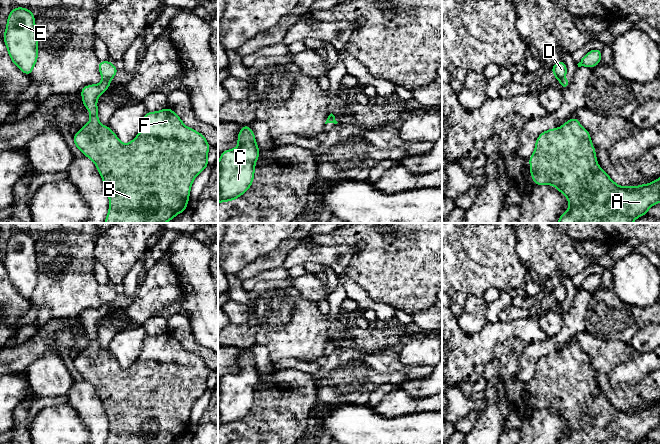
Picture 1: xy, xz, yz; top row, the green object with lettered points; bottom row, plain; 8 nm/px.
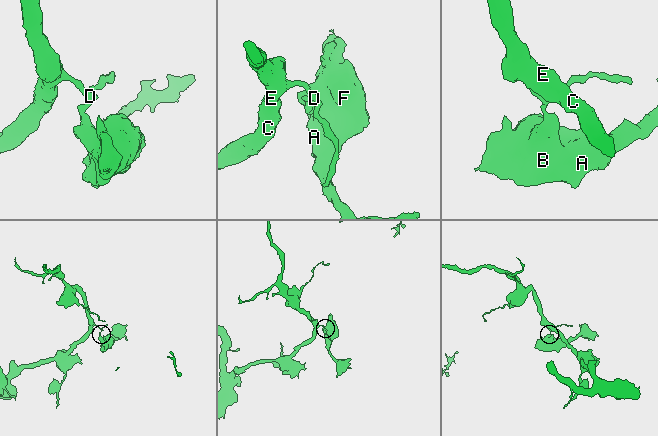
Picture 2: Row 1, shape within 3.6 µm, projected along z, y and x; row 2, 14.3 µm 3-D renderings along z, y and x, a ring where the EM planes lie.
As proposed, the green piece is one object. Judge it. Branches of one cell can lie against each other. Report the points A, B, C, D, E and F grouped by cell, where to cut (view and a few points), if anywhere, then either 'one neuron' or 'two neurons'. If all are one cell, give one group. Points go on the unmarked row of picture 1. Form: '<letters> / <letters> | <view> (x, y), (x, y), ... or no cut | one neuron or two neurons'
A B F / C D E | xy (103, 302), (110, 304) | two neurons

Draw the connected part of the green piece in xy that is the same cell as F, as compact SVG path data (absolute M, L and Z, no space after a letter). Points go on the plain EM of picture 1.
M103 303L97 309L90 308L81 313L82 326L90 337L90 345L73 359L76 371L96 388L102 401L109 420L109 435L105 444L172 444L186 434L194 403L209 389L207 378L210 369L204 359L185 350L168 331L146 336L138 359L130 367L123 368L108 350L101 349L98 344L97 323L110 308L111 304Z

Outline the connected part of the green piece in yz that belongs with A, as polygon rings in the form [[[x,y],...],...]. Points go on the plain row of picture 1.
[[[575,341],[565,346],[562,351],[542,356],[536,364],[535,374],[529,381],[529,387],[534,409],[553,409],[566,420],[569,432],[559,441],[559,444],[635,444],[646,439],[651,430],[660,426],[660,402],[636,411],[617,409],[597,388],[590,357]]]

